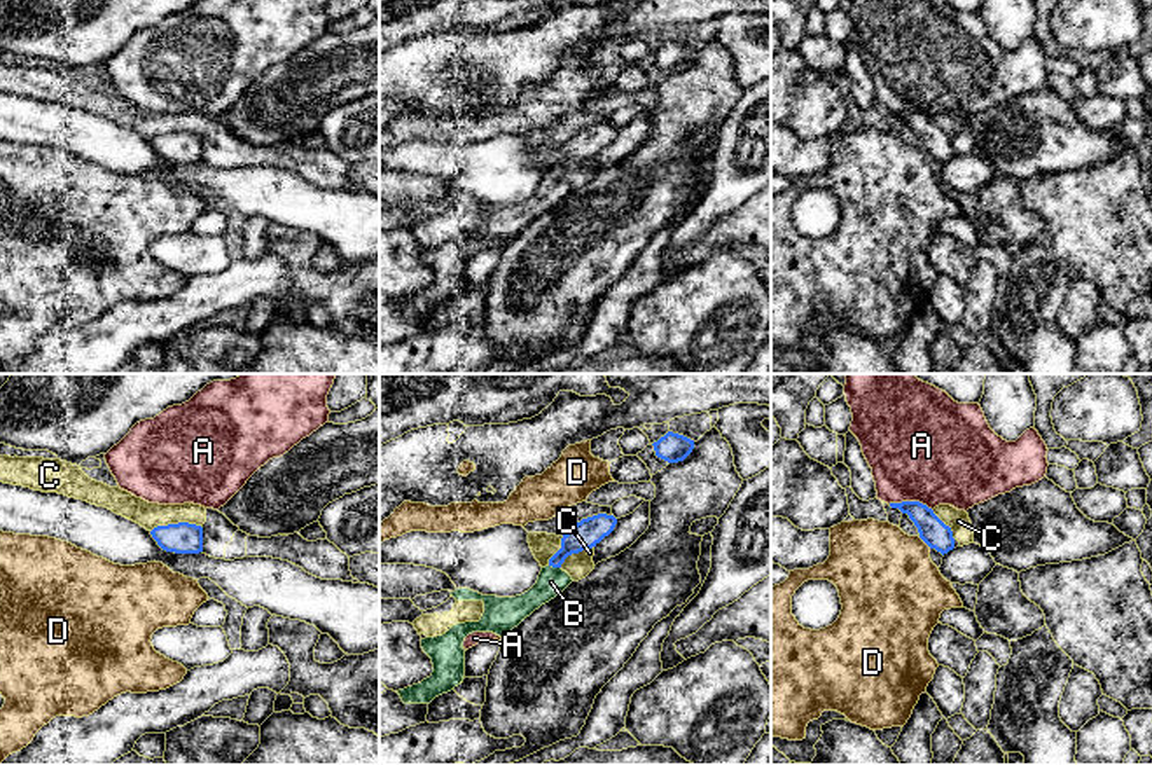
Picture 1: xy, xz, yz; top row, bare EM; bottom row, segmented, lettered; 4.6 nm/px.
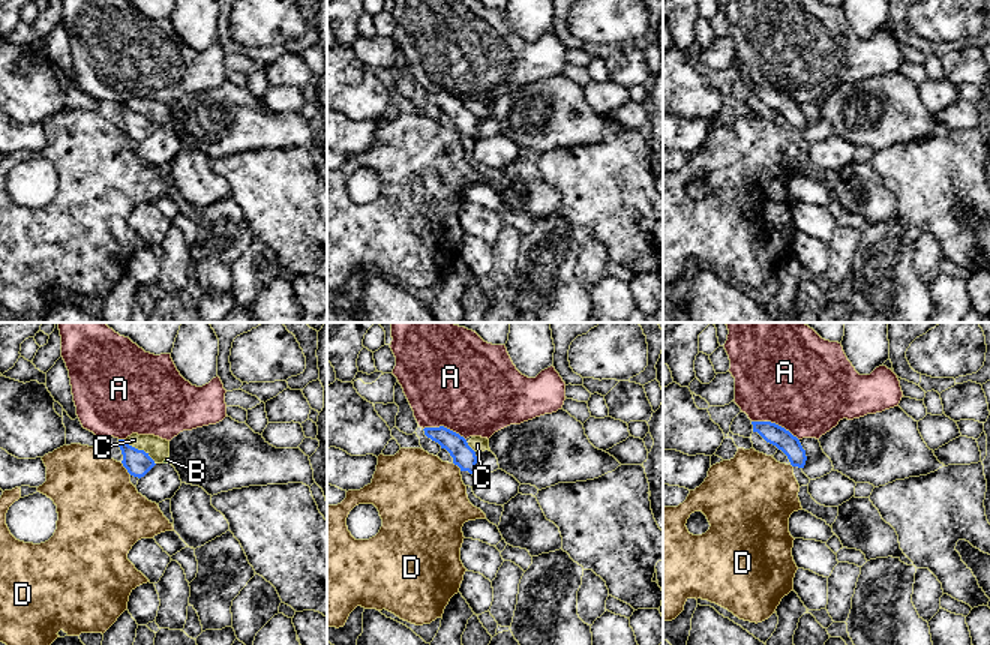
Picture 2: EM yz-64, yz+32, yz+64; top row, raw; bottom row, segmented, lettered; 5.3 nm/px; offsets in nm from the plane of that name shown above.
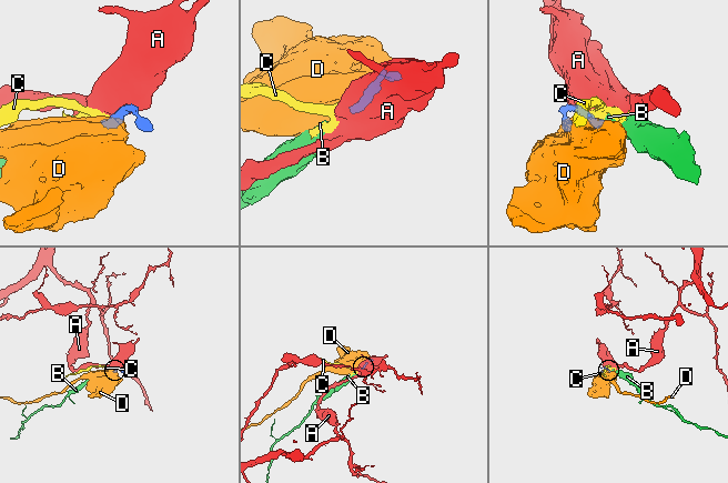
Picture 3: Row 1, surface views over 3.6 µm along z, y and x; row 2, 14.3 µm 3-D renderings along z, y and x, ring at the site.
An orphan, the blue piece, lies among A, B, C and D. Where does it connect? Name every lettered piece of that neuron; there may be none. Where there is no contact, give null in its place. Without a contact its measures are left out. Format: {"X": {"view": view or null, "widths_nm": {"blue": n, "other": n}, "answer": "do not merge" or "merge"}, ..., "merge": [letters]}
{"A": {"view": "yz", "widths_nm": {"blue": 120, "other": 480}, "answer": "do not merge"}, "B": {"view": "xz", "widths_nm": {"blue": 130, "other": 130}, "answer": "merge"}, "C": {"view": "xy", "widths_nm": {"blue": 140, "other": 120}, "answer": "do not merge"}, "D": {"view": "yz", "widths_nm": {"blue": 120, "other": 460}, "answer": "do not merge"}, "merge": ["B"]}

